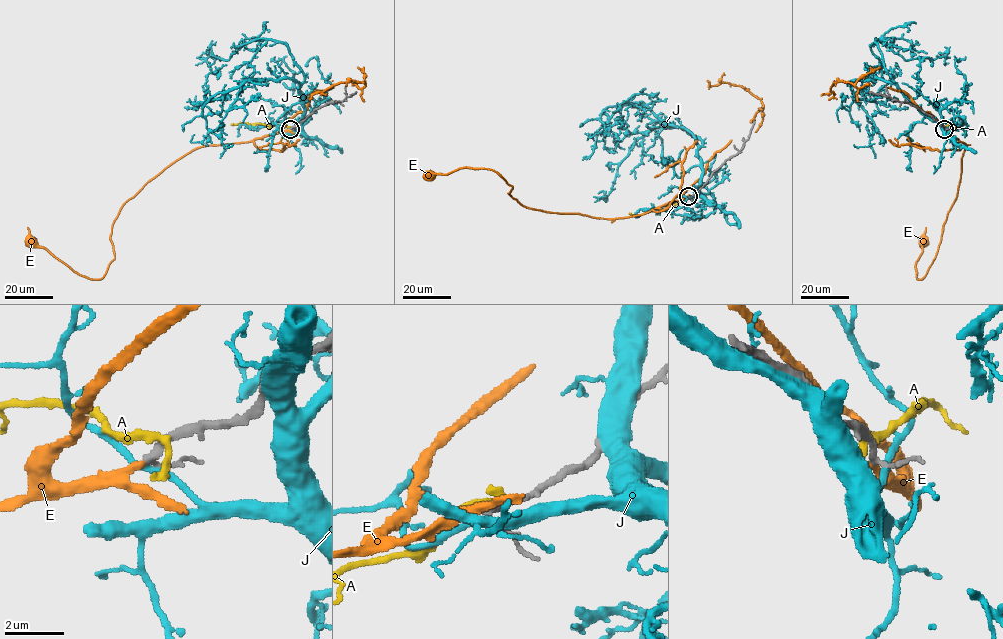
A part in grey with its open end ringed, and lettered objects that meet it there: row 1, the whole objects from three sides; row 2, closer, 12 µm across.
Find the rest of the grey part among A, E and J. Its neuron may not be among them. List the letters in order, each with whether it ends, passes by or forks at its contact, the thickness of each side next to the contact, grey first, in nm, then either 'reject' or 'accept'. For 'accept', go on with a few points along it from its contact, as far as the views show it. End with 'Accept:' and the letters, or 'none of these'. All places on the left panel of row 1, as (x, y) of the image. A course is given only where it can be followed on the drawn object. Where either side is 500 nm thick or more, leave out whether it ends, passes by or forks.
A: it passes by; 240 nm thick on the grey side, 240 nm on the other; reject
E: it passes by; 200 nm thick on the grey side, 180 nm on the other; accept; it runs (290, 129), (248, 142), (197, 147), (152, 178), (115, 220), (115, 258), (100, 279), (73, 272), (32, 242)
J: it passes by; 200 nm thick on the grey side, 220 nm on the other; reject
Accept: E

